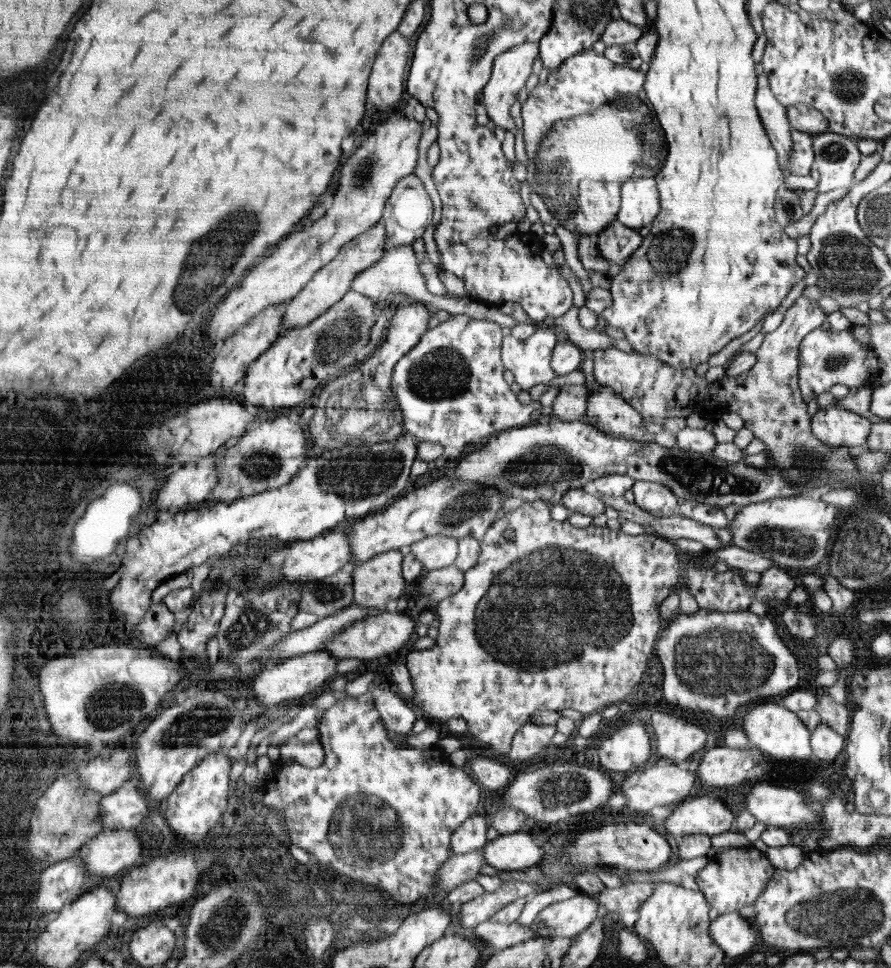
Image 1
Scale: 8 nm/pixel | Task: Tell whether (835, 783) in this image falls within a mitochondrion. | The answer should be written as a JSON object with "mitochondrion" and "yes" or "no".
{"mitochondrion":"no"}

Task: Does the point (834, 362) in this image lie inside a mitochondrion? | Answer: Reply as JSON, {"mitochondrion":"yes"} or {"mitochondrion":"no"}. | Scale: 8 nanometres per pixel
{"mitochondrion":"yes"}

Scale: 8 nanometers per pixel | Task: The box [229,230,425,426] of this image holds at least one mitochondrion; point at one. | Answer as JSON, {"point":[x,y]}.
{"point":[345,332]}

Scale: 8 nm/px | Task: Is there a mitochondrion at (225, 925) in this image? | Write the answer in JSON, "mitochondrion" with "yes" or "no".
{"mitochondrion":"yes"}

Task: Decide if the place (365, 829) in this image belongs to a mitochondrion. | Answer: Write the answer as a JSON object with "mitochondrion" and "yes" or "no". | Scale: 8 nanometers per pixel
{"mitochondrion":"yes"}

